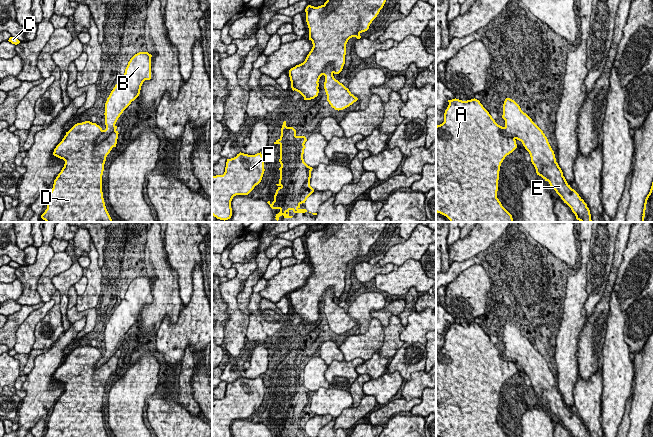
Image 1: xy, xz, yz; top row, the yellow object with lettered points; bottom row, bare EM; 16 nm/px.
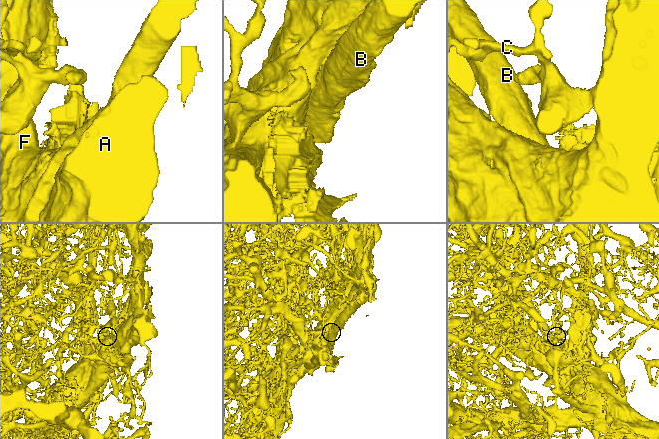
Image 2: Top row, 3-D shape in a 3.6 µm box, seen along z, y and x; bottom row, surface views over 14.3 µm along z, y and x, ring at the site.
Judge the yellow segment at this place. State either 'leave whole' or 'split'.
split

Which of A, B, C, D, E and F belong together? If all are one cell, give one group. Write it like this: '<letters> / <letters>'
A C D F / B E

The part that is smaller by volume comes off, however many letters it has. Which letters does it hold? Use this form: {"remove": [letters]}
{"remove": ["B", "E"]}

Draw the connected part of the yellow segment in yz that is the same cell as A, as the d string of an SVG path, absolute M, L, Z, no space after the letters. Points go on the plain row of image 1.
M477 323L462 325L448 324L449 329L444 337L444 346L436 350L436 436L437 437L509 437L497 422L500 390L507 379L516 372L516 364L498 349L489 336Z

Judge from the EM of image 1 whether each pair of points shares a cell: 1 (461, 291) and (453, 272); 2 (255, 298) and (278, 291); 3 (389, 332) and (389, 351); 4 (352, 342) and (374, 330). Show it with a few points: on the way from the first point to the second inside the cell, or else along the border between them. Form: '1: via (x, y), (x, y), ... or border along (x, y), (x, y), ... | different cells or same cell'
1: border along (474, 263), (462, 270), (446, 285) | different cells
2: border along (267, 280), (266, 286), (259, 293), (261, 297) | different cells
3: via (389, 337), (389, 346) | same cell
4: via (357, 342), (362, 342), (369, 335) | same cell

